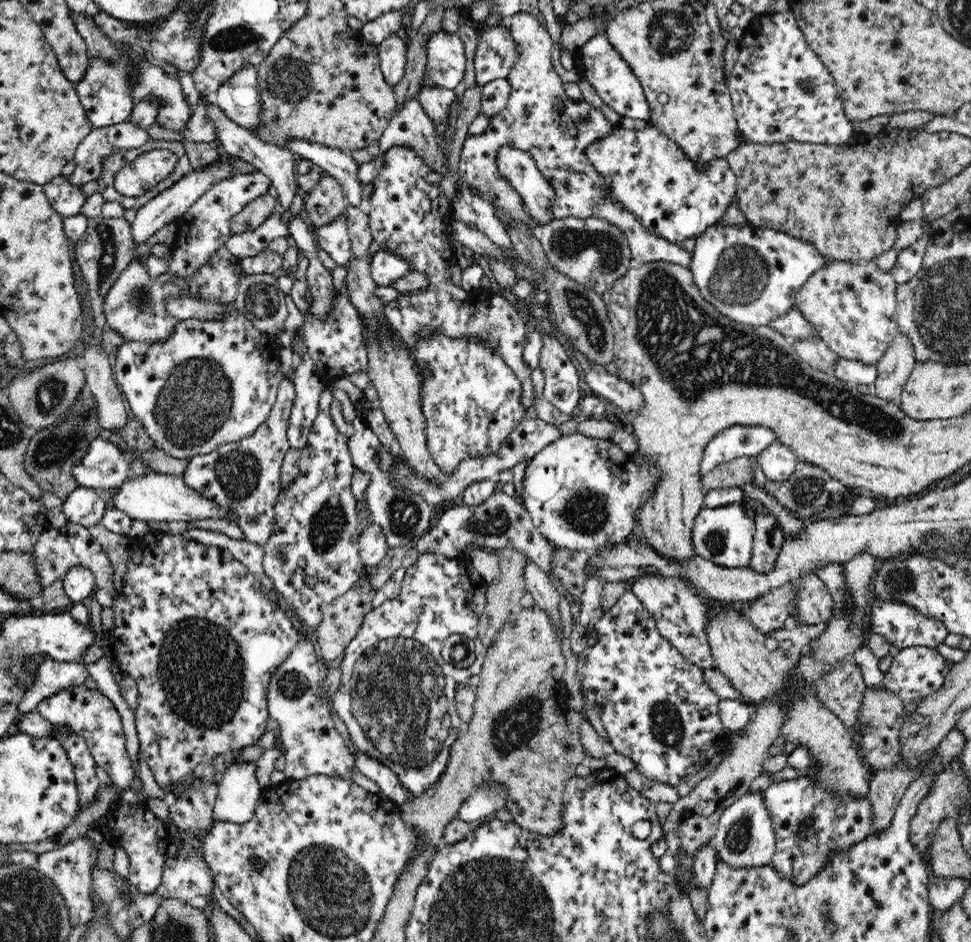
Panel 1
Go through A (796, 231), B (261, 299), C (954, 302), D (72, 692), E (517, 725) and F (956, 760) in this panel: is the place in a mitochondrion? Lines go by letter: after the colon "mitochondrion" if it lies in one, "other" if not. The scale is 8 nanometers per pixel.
A: other
B: mitochondrion
C: mitochondrion
D: other
E: mitochondrion
F: other

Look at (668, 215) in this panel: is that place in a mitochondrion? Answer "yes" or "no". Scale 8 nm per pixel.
no

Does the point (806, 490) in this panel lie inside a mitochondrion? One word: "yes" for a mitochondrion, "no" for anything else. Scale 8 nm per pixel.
yes

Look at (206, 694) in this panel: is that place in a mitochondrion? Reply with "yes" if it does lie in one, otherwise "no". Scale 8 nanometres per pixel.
yes

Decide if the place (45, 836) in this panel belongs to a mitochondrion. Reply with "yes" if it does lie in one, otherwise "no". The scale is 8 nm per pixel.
no

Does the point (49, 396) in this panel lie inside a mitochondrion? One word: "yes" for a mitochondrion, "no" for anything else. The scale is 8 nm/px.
yes

